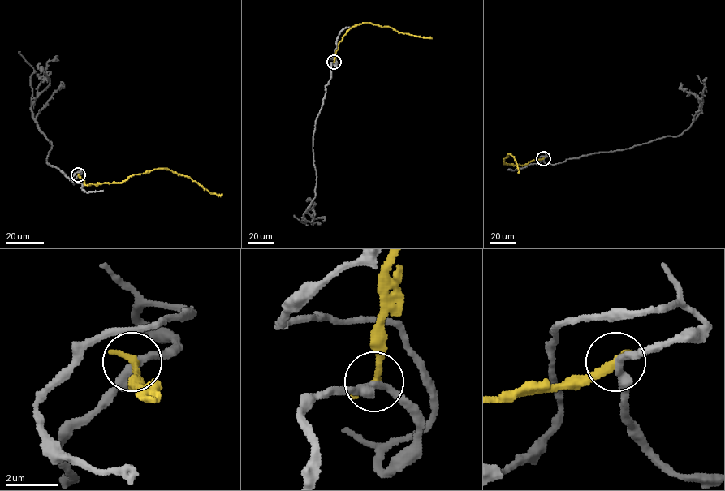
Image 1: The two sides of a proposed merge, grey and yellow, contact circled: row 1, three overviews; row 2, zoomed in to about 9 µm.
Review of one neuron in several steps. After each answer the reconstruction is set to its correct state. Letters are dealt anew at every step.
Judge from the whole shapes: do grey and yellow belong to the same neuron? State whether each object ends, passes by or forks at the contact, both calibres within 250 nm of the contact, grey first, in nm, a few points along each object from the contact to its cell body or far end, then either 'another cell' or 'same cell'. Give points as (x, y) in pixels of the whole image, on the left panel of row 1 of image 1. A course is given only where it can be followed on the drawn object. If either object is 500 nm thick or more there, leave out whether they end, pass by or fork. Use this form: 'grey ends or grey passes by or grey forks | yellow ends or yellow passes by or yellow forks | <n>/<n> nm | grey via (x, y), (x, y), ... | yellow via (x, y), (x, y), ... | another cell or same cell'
grey passes by | yellow ends | 300/340 nm | grey via (78, 174), (73, 183), (47, 163), (52, 143), (32, 110), (32, 102), (49, 83), (40, 63) | yellow via (78, 174), (86, 185), (97, 186), (119, 183), (135, 174), (167, 168), (190, 177), (211, 193), (222, 194) | another cell

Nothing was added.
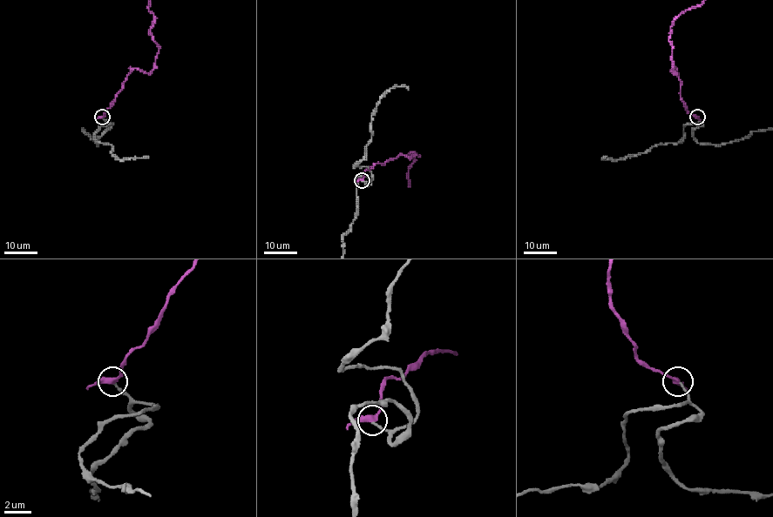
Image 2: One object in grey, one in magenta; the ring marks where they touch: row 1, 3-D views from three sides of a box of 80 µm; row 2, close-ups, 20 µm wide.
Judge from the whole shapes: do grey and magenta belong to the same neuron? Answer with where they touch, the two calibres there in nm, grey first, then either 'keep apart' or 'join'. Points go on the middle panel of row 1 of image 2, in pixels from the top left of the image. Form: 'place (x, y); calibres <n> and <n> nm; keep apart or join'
place (362, 180); calibres 190 and 360 nm; join

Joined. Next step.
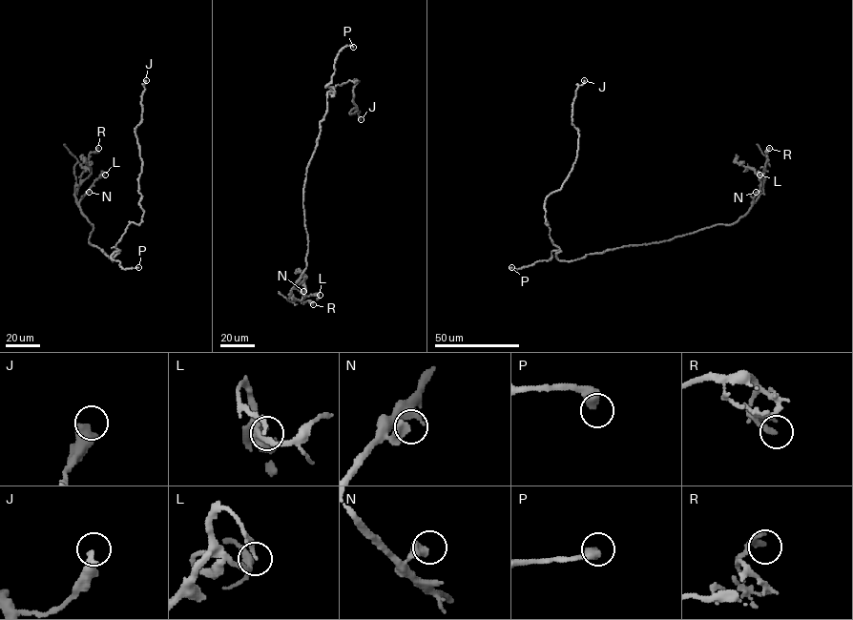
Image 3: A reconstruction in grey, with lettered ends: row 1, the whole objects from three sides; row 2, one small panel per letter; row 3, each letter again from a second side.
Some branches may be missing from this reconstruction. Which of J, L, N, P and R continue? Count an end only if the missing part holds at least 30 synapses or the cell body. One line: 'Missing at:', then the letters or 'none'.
Missing at: P

